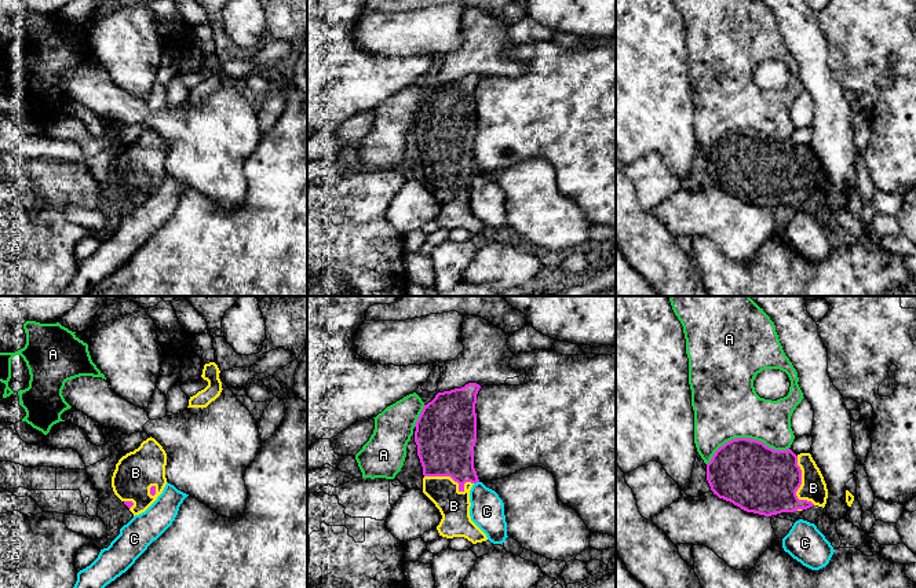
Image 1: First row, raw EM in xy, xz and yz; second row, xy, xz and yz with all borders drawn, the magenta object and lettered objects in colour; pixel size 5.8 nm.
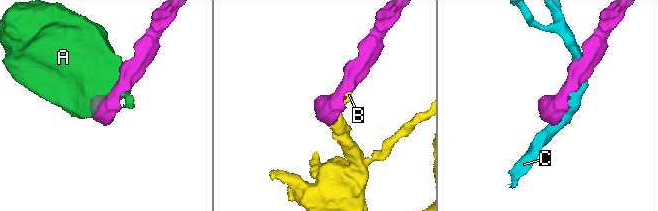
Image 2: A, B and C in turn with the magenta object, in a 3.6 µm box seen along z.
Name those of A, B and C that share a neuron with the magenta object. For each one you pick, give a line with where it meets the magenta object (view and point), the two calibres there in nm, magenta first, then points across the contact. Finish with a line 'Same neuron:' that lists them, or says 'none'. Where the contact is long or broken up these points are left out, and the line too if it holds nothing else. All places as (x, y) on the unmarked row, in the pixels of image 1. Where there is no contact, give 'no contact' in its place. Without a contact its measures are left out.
B: contact xz (453, 171); calibres 340 and 180 nm; way xz (445, 130), (448, 163), (453, 171), (453, 197)
Same neuron: B

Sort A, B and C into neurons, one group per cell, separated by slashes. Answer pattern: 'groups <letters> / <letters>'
groups A / B / C

